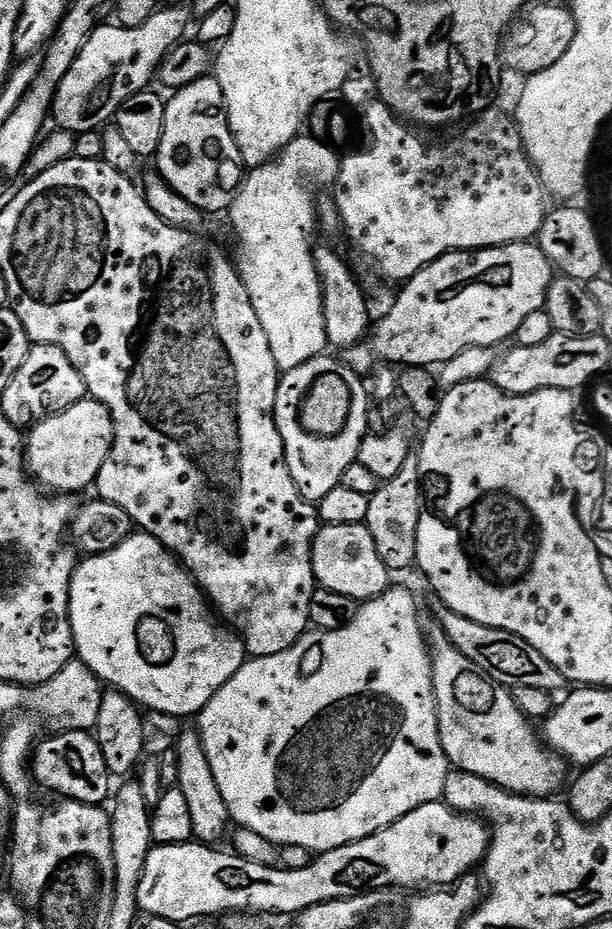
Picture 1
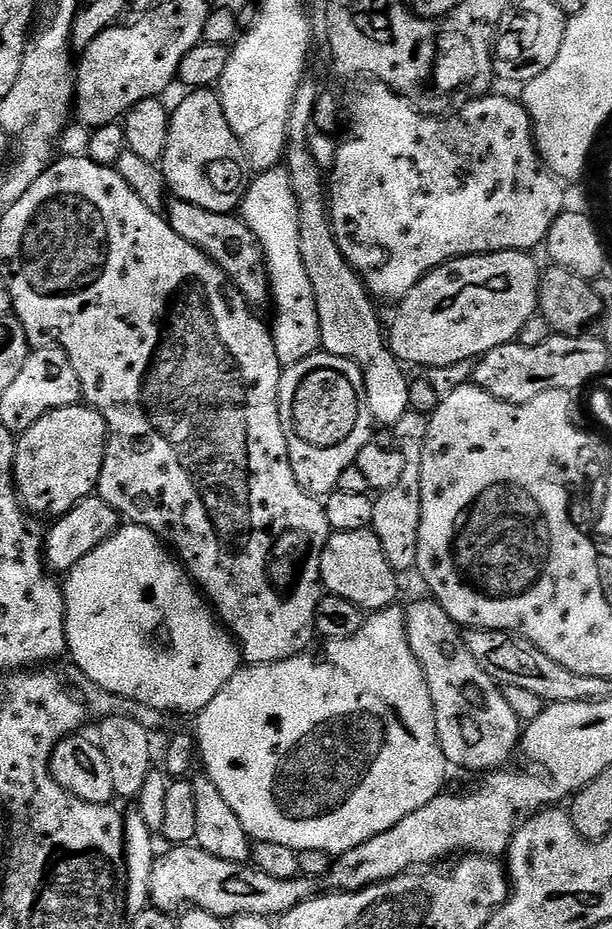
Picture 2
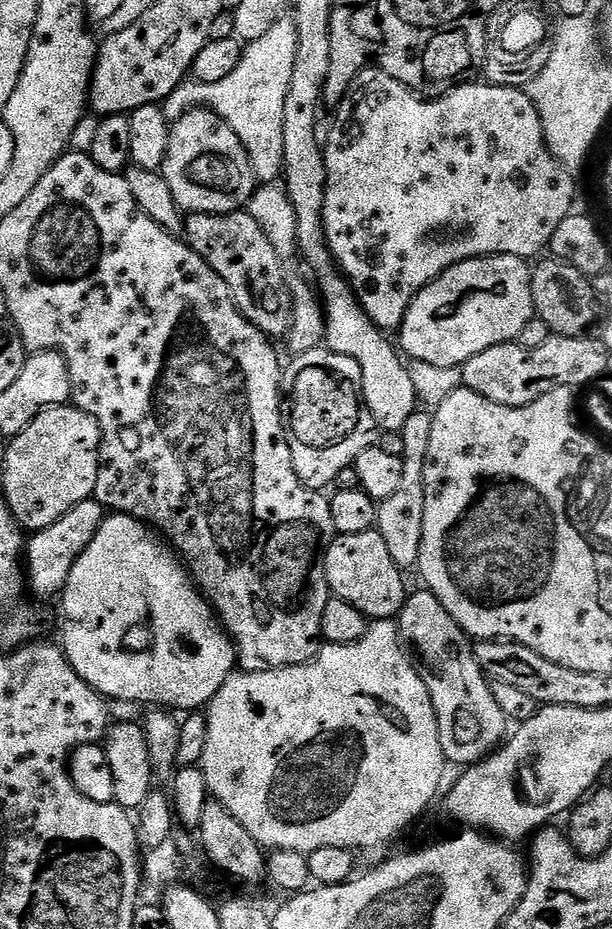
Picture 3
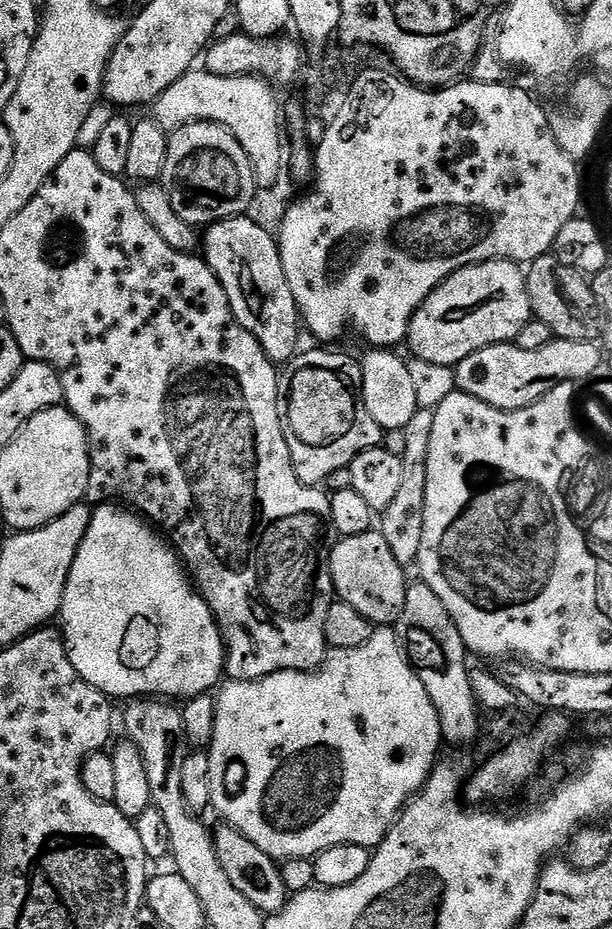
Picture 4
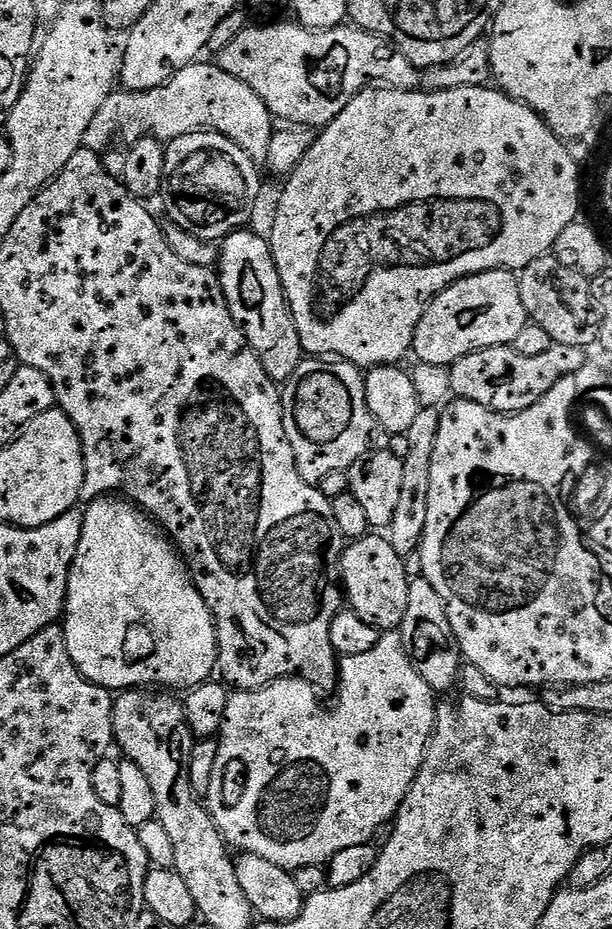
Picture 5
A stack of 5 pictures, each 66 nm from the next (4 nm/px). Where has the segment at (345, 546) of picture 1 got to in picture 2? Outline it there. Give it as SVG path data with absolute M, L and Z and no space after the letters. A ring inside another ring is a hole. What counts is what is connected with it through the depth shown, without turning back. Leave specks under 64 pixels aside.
M371 528L332 532L329 535L320 563L320 581L324 584L325 593L346 598L346 602L354 602L354 606L371 614L397 603L400 584L396 580L399 580L398 574L390 562L386 562L386 554L382 554L382 542L378 542Z

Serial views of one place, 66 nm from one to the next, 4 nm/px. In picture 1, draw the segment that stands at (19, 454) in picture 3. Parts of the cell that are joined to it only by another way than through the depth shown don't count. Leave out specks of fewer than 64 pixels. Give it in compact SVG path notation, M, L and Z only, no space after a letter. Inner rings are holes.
M85 398L31 425L26 436L24 462L29 476L41 489L52 494L77 494L95 485L98 470L102 470L102 462L106 462L113 442L114 422L110 410L102 402Z

